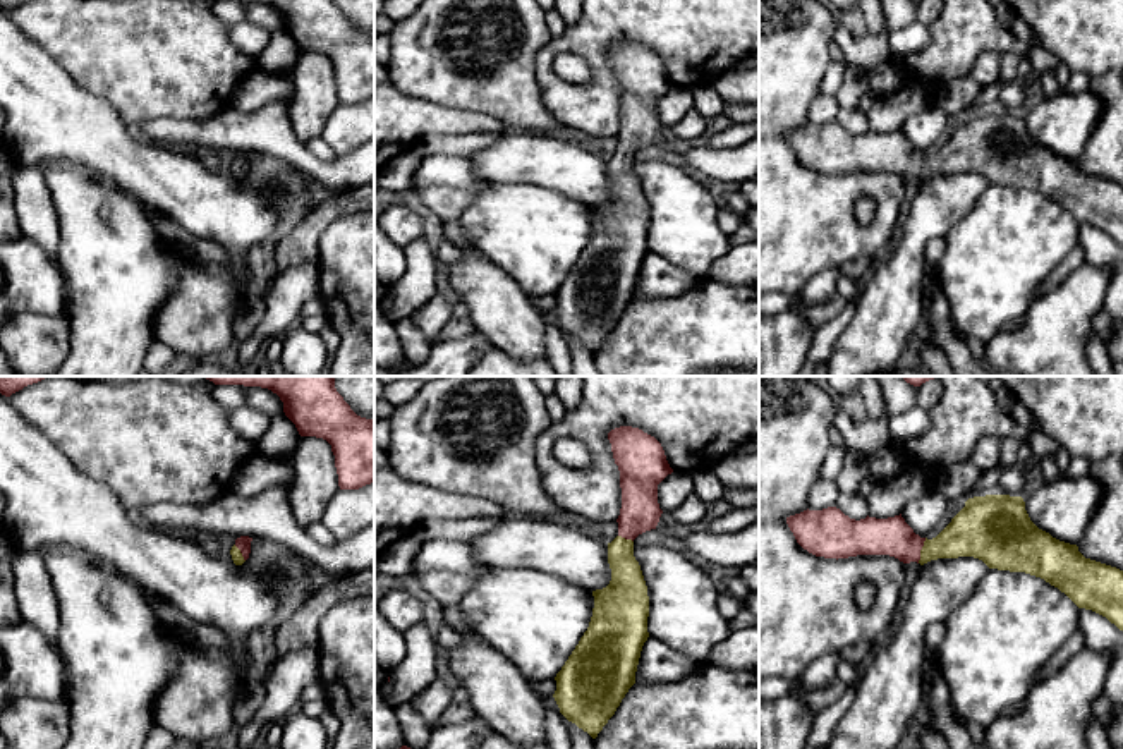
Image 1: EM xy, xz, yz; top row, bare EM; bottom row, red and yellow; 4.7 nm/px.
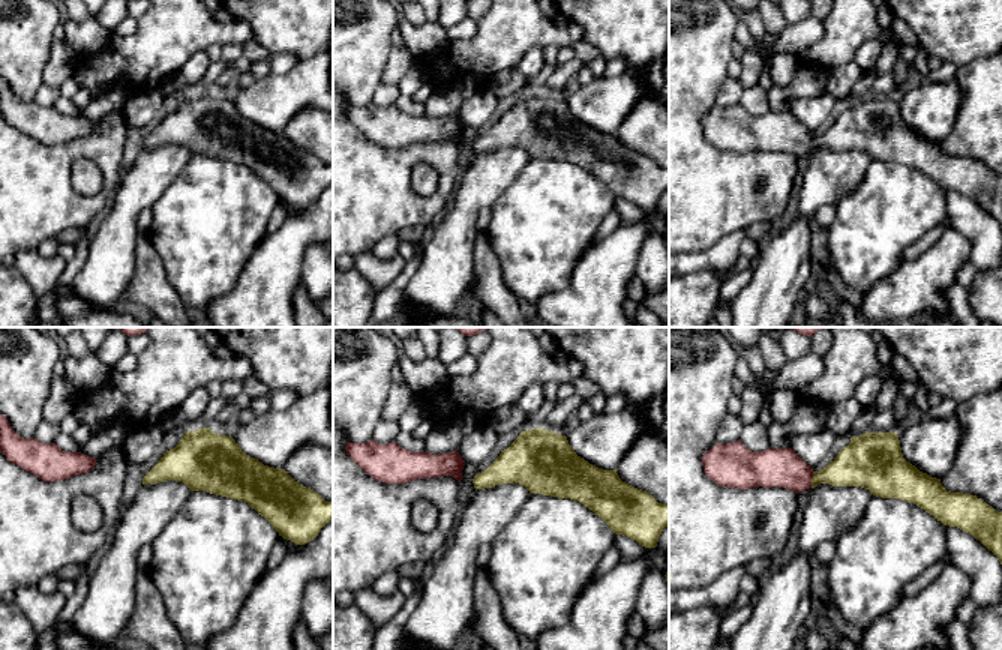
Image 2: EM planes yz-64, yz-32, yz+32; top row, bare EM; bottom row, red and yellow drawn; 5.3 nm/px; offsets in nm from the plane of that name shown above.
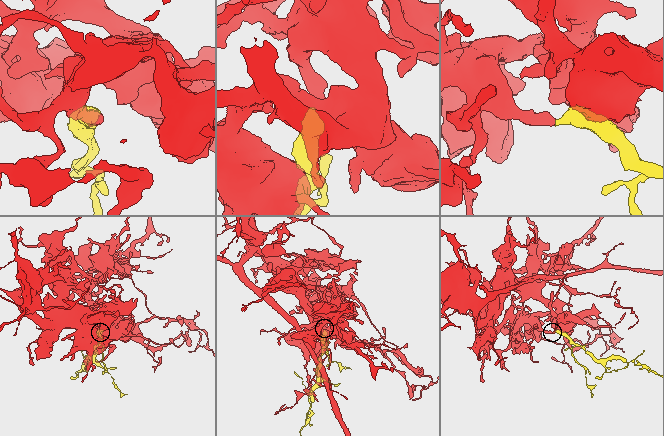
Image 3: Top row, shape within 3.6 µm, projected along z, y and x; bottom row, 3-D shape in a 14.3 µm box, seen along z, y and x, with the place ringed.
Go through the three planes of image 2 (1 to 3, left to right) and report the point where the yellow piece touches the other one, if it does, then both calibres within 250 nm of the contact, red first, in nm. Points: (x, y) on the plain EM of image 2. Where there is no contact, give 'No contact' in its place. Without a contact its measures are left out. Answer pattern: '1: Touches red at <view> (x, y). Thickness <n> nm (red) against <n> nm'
1: No contact
2: No contact
3: Touches red at yz+32 (812, 143). Thickness 220 nm (red) against 220 nm

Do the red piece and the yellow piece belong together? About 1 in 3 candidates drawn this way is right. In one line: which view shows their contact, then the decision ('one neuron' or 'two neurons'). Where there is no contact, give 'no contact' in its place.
contact in yz; one neuron

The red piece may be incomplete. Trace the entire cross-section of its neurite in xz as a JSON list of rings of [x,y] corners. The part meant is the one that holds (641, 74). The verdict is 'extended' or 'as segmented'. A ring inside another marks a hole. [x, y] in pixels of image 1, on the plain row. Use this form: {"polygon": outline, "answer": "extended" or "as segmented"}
{"polygon": [[[620,41],[608,48],[608,55],[622,103],[618,151],[608,158],[611,196],[592,206],[589,242],[556,289],[553,309],[560,328],[592,354],[635,299],[640,266],[649,253],[649,211],[634,172],[634,155],[656,144],[663,129],[658,100],[673,88],[661,58],[642,45]]], "answer": "extended"}

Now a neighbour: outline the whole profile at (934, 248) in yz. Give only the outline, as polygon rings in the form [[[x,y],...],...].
[[[944,237],[929,239],[924,251],[926,261],[938,265],[941,256],[944,254],[944,247]]]

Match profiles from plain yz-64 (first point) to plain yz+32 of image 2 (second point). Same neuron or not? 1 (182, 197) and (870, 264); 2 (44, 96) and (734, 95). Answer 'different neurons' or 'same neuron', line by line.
1: same neuron
2: same neuron

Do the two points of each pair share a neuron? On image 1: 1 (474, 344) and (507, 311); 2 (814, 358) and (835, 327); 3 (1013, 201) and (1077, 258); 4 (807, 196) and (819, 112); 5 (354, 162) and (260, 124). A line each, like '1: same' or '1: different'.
1: different
2: same
3: different
4: different
5: same

